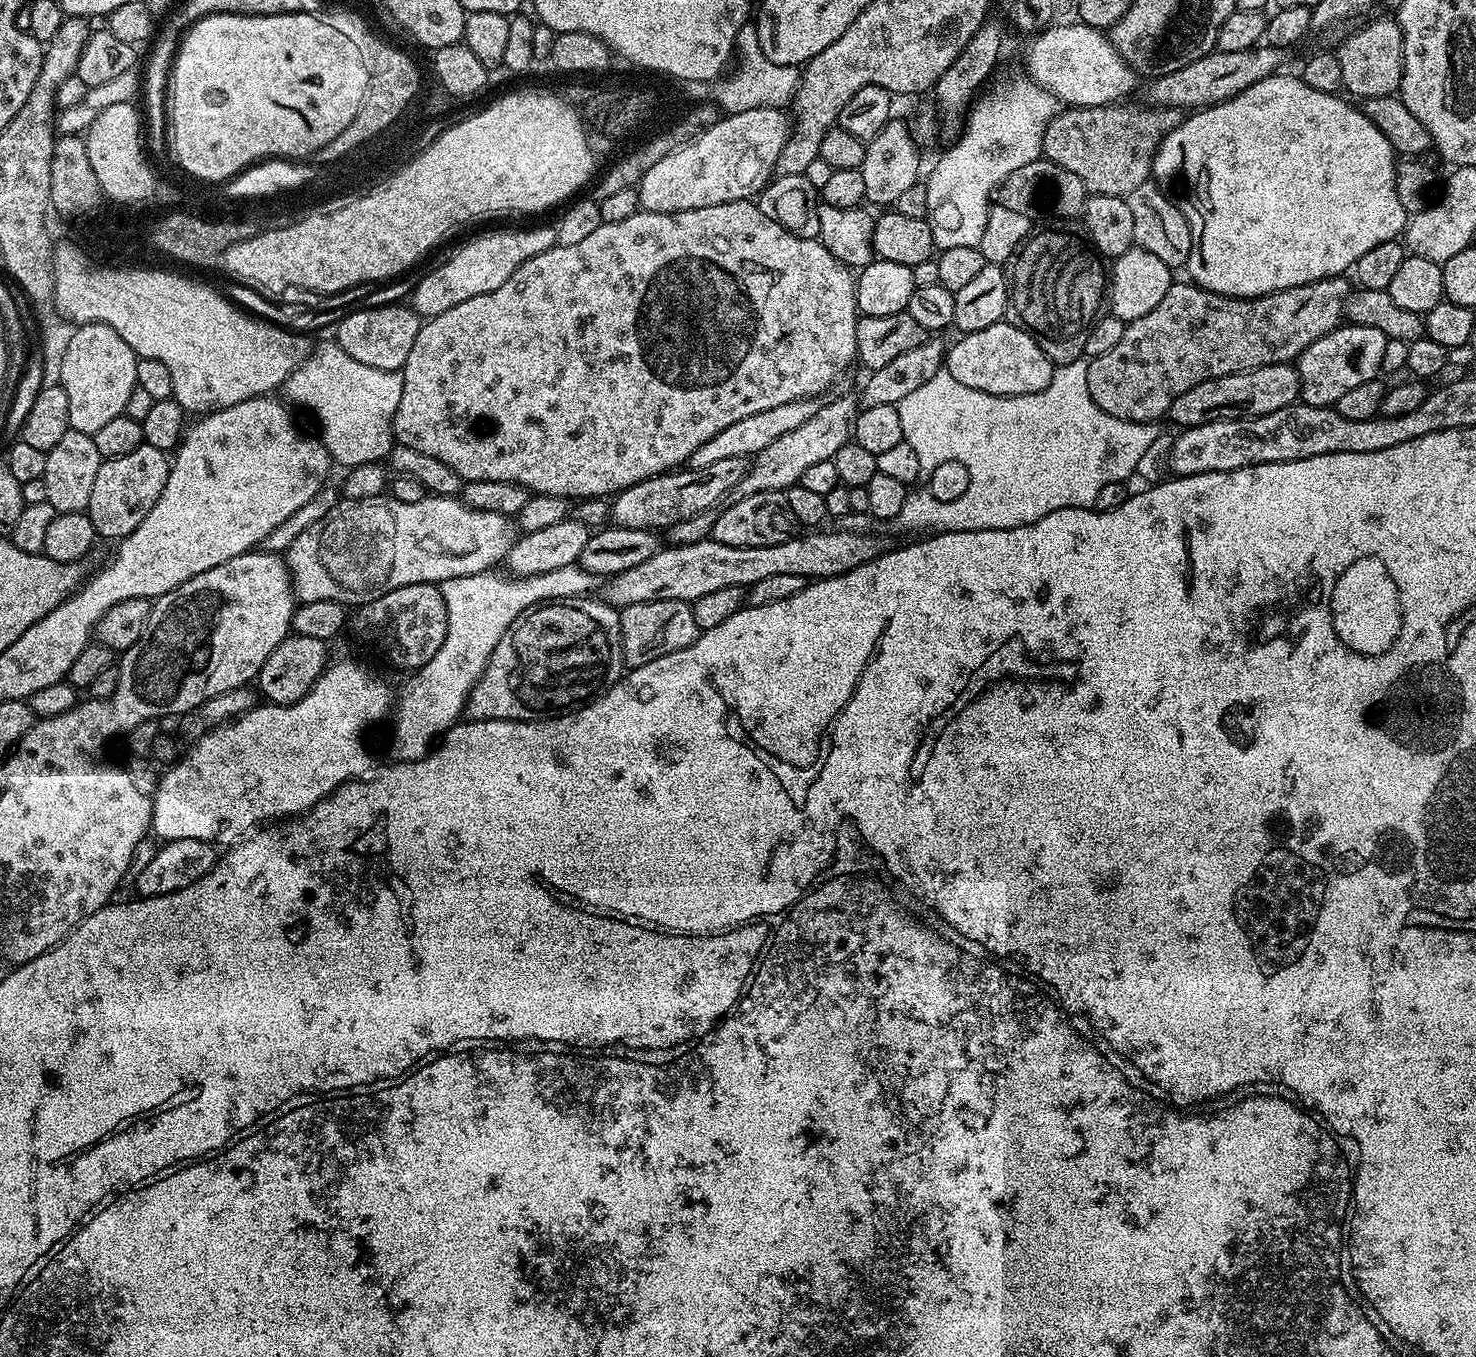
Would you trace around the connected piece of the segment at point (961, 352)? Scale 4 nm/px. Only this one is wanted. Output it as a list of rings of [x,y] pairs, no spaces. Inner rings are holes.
[[[1001,322],[986,326],[986,330],[974,330],[963,333],[956,345],[946,352],[946,369],[955,381],[973,390],[985,391],[986,394],[998,396],[1021,396],[1034,394],[1045,388],[1052,377],[1054,367],[1052,360],[1018,326]]]

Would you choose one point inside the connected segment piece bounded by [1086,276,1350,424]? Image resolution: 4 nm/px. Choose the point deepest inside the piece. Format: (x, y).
(1194, 334)

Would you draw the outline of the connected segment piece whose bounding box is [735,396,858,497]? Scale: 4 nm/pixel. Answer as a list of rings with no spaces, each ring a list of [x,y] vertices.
[[[840,396],[829,404],[821,403],[815,414],[806,418],[798,430],[790,430],[790,434],[782,434],[778,442],[770,442],[766,450],[762,450],[751,461],[748,472],[736,487],[737,497],[758,494],[759,492],[784,492],[793,484],[800,483],[803,472],[817,462],[832,460],[842,446],[853,439],[852,426],[856,422],[858,400],[852,396]]]

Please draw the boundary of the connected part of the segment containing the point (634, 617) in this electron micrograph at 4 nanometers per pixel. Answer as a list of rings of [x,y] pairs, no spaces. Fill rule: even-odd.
[[[655,600],[634,602],[619,609],[622,626],[622,654],[628,668],[646,666],[662,654],[674,654],[674,650],[686,650],[701,633],[698,622],[694,622],[694,610],[687,600]]]

